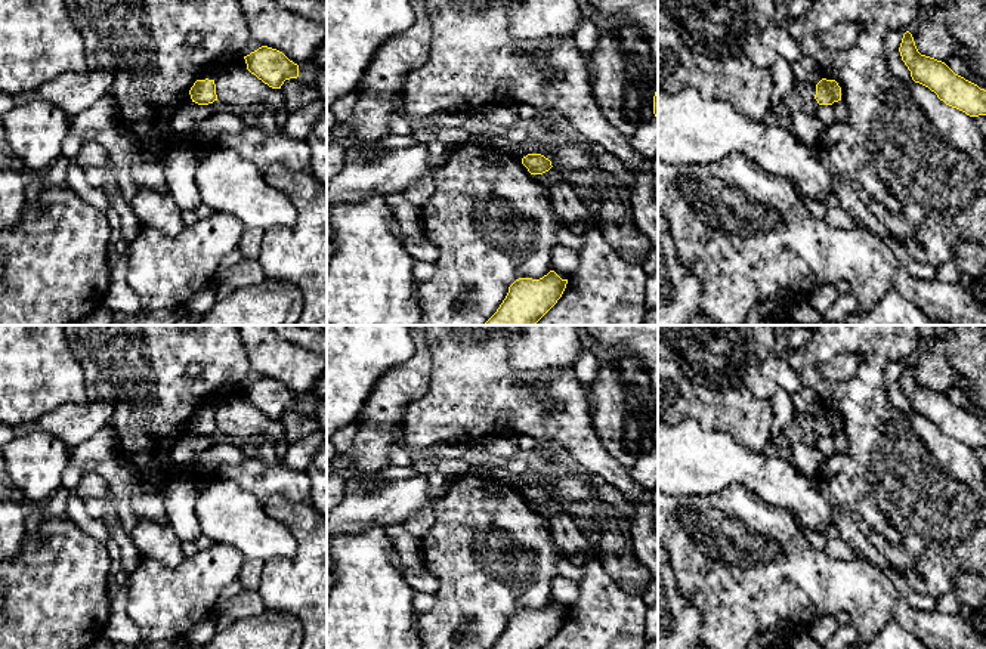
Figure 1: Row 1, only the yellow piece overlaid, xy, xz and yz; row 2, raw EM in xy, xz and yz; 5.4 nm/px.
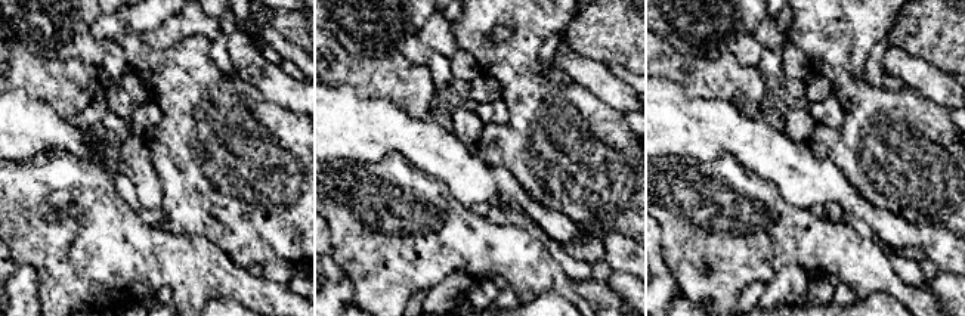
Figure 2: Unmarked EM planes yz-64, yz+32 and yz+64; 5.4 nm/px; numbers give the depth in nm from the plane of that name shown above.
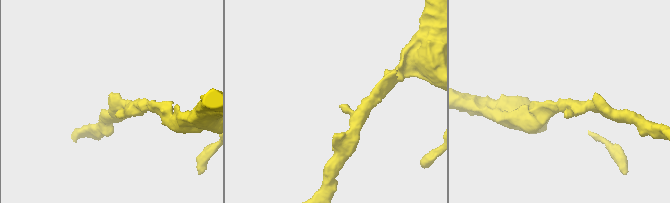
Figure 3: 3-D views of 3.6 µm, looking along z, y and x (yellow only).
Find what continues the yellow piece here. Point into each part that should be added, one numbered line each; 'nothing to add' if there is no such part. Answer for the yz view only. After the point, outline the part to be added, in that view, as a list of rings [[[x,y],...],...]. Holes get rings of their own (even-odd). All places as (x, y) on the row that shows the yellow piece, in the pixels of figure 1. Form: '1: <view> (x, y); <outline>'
nothing to add

